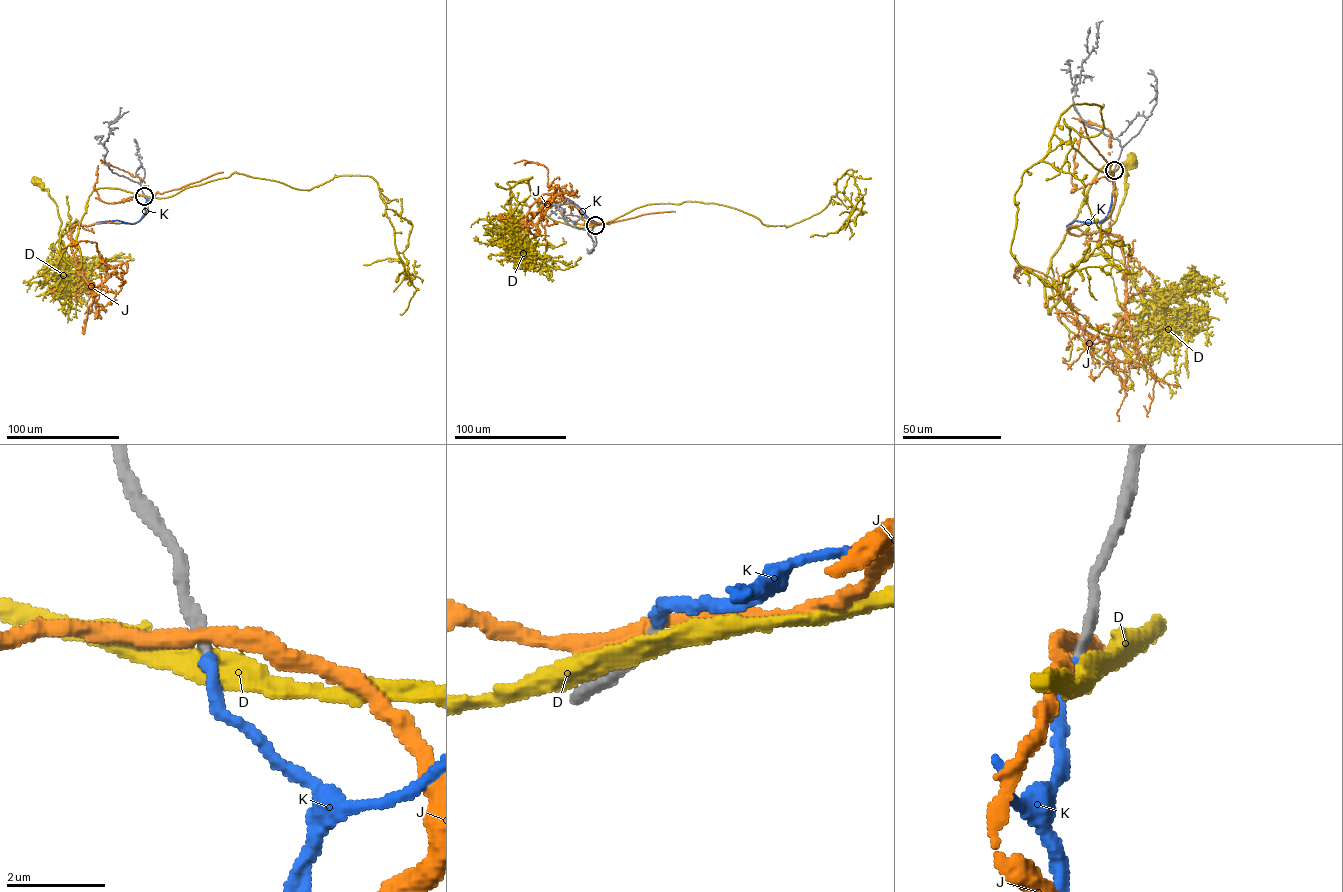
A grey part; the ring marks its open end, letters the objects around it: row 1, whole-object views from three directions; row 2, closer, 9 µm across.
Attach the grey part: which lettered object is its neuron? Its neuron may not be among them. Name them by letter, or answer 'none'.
K

